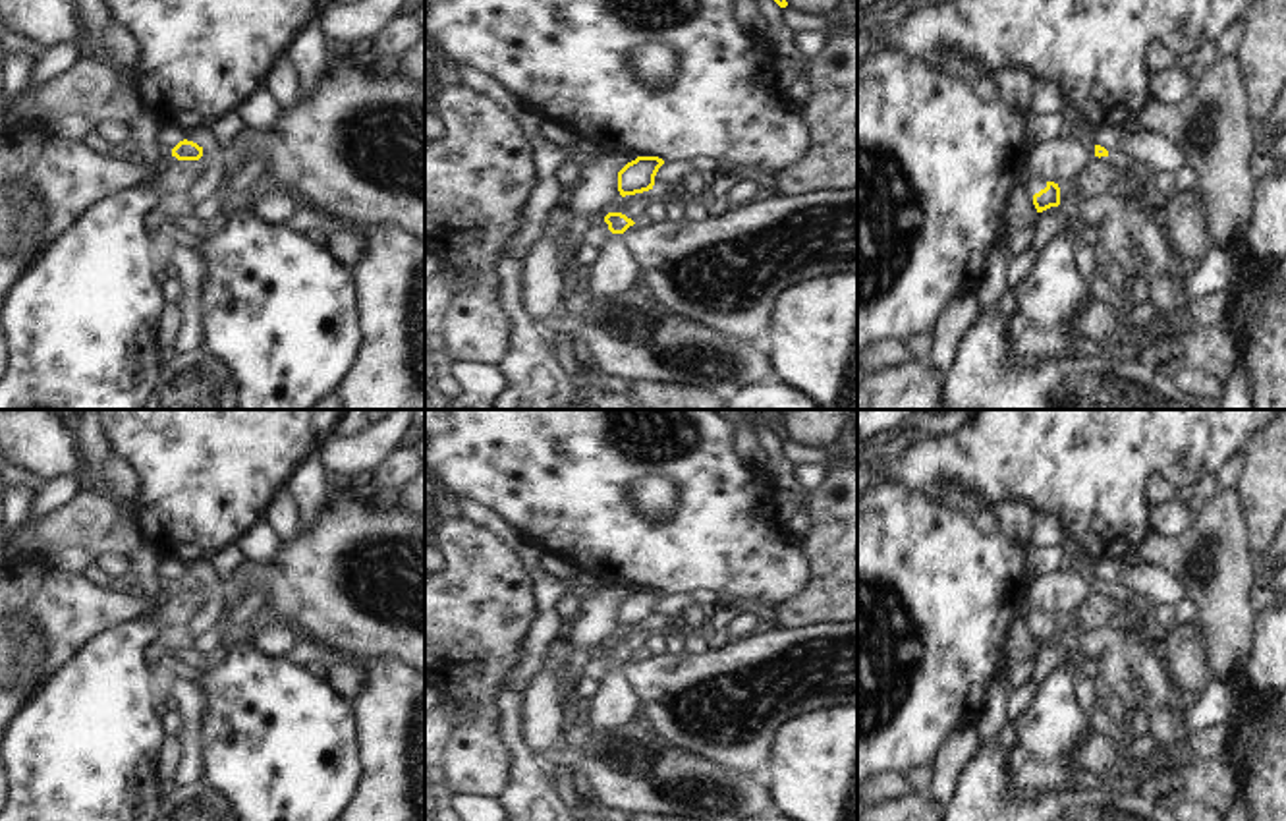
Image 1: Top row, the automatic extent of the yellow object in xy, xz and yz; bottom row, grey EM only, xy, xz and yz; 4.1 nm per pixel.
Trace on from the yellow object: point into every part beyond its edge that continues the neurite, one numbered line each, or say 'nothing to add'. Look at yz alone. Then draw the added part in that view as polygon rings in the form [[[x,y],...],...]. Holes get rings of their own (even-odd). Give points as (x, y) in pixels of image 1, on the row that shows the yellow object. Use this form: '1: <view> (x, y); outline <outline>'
1: yz (1032, 184); outline [[[1027,172],[1020,176],[1020,184],[1023,184],[1029,189],[1031,197],[1047,187],[1045,180],[1031,178]]]

